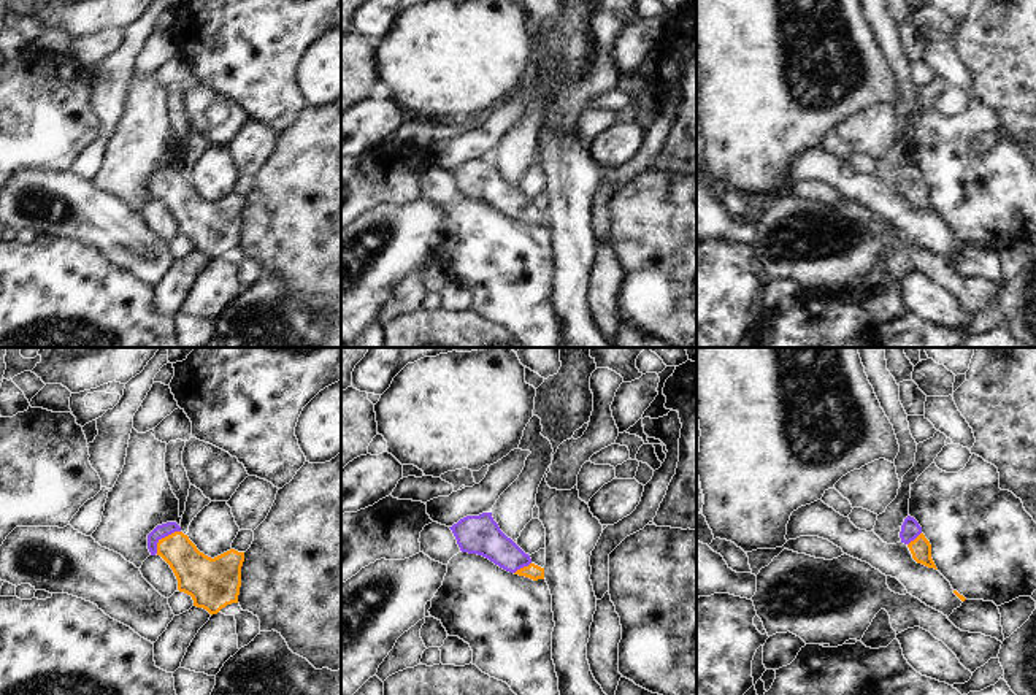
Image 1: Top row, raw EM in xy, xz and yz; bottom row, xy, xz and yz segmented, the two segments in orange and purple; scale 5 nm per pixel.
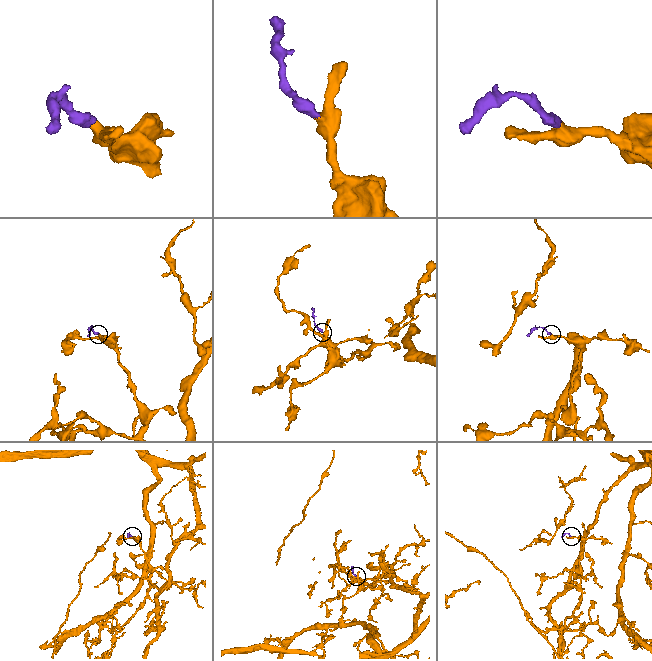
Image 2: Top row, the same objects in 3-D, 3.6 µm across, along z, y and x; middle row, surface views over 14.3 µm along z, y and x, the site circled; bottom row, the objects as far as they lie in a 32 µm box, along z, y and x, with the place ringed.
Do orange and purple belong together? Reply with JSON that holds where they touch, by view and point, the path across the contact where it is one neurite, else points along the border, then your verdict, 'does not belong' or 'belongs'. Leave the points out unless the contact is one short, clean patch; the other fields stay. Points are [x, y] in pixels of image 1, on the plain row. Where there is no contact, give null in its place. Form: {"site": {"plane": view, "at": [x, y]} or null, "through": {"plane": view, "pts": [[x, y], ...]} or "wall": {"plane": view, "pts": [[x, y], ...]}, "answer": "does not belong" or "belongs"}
{"site": {"plane": "xy", "at": [165, 181]}, "through": {"plane": "xy", "pts": [[197, 219], [165, 181], [159, 176]]}, "answer": "belongs"}

